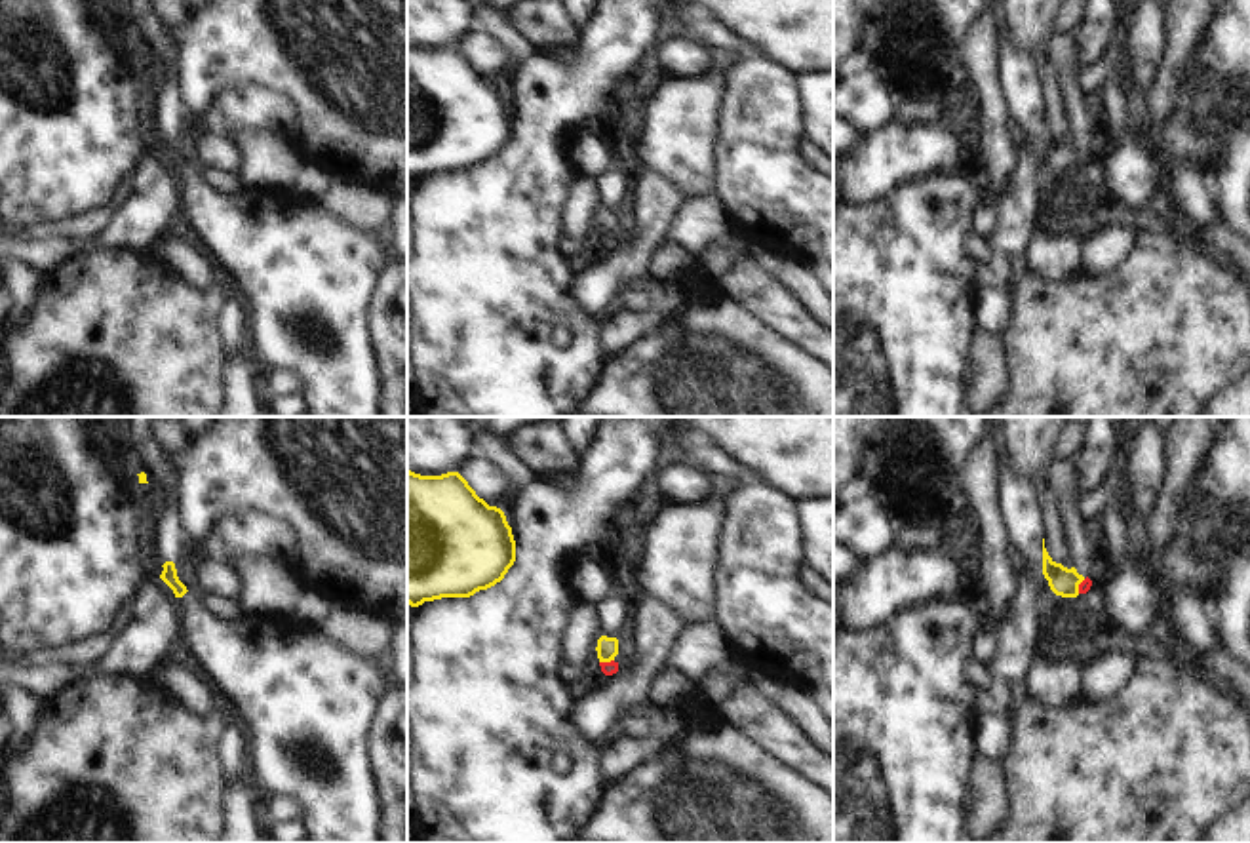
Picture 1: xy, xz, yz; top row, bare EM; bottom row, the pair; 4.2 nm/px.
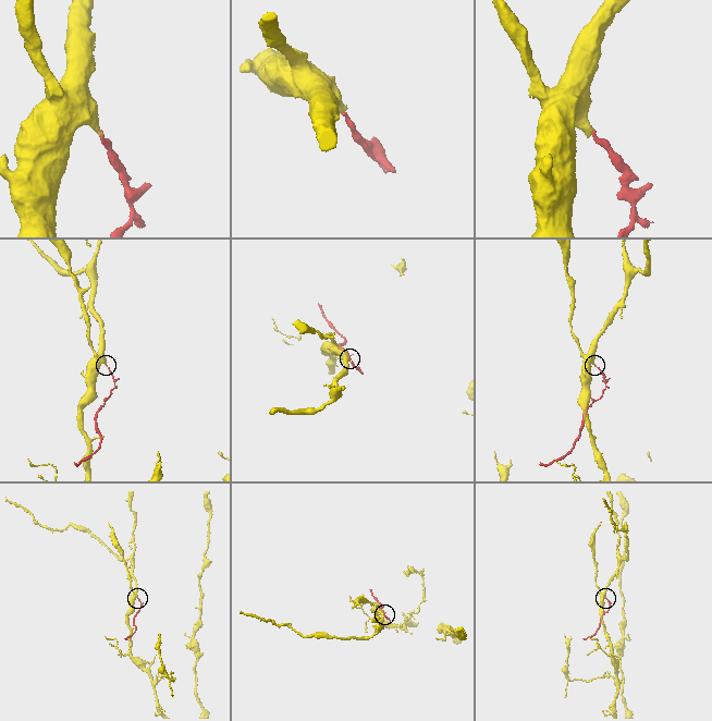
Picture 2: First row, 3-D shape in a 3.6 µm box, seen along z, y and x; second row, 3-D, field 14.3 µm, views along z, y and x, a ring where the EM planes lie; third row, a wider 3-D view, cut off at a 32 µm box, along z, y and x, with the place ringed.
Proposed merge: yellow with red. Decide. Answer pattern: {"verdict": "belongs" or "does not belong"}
{"verdict": "does not belong"}

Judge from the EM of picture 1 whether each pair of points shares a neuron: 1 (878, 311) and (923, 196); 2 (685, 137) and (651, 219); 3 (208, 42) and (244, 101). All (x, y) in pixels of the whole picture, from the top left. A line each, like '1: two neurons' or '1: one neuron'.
1: one neuron
2: two neurons
3: two neurons

